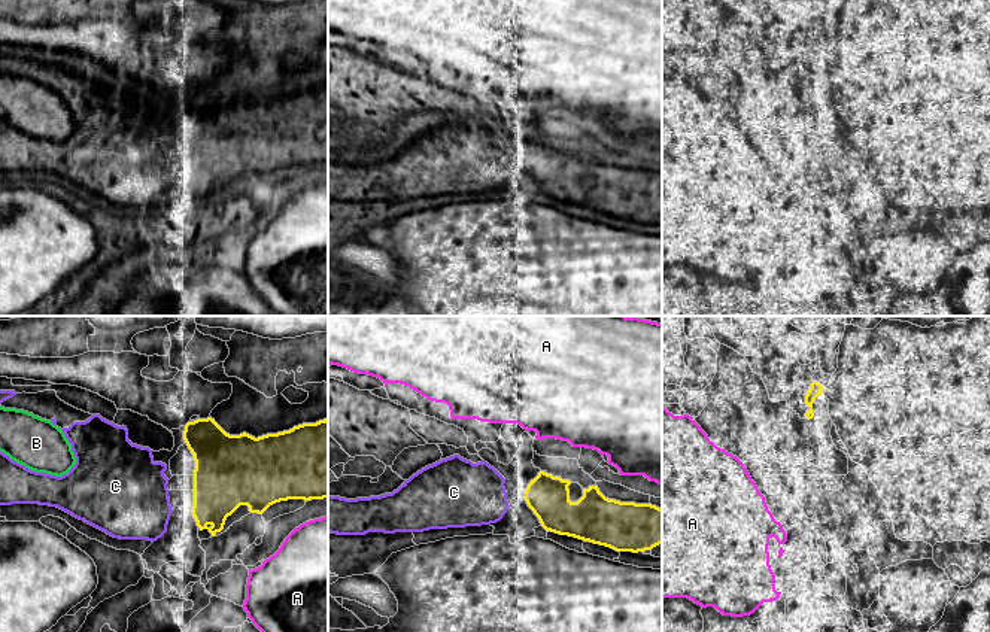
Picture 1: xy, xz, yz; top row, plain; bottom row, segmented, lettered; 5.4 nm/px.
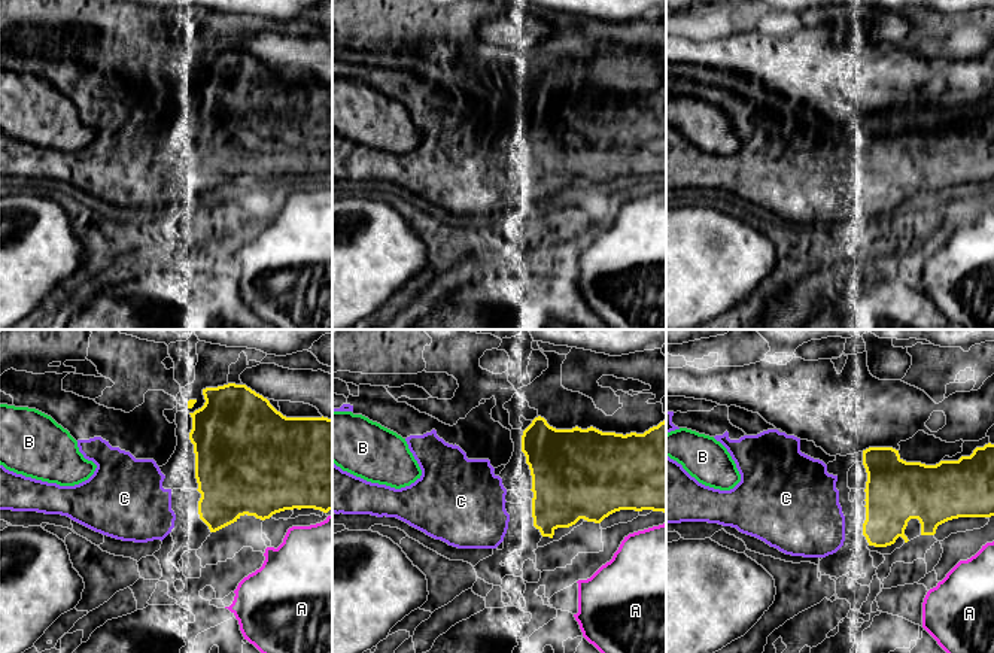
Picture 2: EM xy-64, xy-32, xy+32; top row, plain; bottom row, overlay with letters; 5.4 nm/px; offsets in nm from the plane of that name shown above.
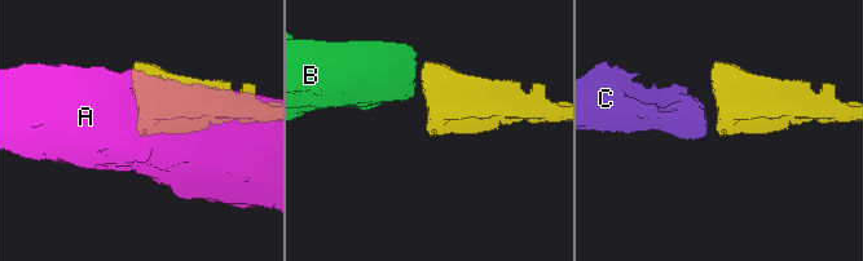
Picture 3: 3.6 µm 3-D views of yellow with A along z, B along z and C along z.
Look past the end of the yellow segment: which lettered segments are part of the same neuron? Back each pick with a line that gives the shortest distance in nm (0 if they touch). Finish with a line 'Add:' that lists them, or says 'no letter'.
C: 90 nm apart
Add: C

